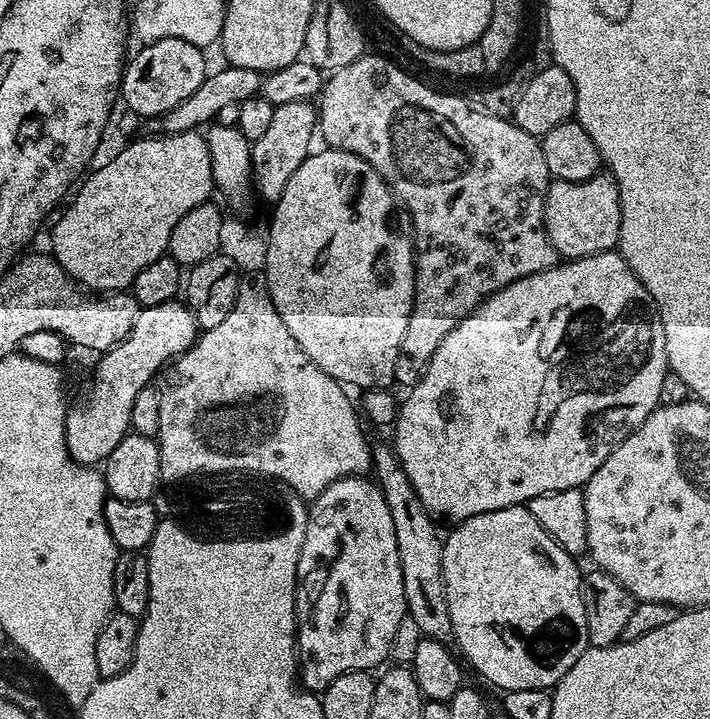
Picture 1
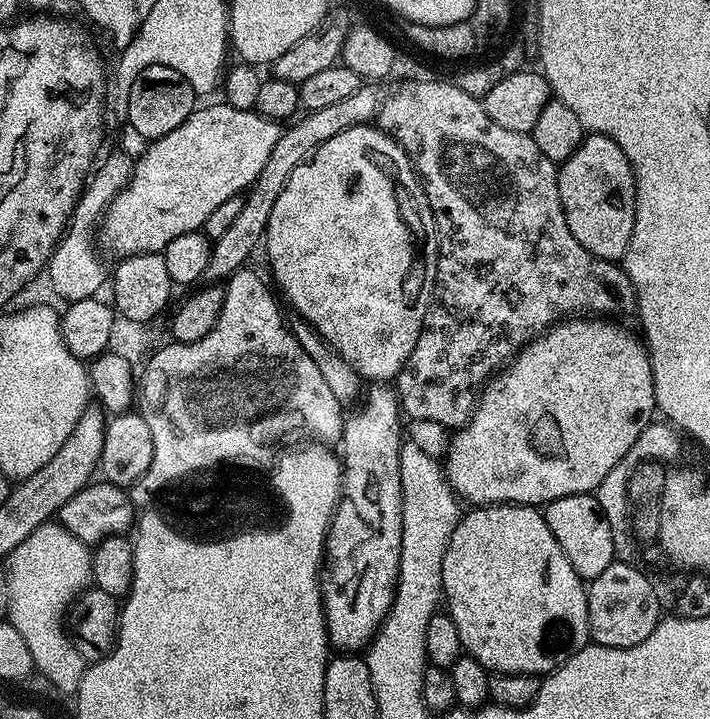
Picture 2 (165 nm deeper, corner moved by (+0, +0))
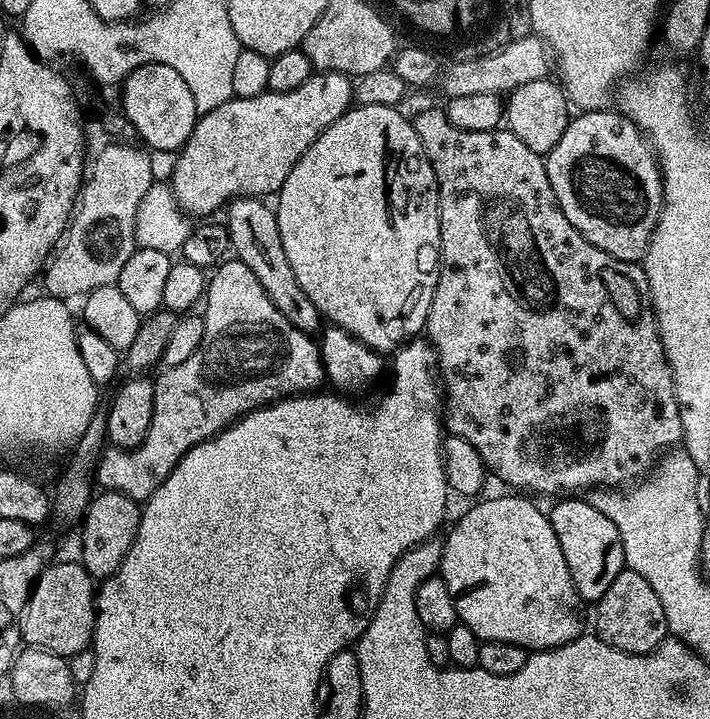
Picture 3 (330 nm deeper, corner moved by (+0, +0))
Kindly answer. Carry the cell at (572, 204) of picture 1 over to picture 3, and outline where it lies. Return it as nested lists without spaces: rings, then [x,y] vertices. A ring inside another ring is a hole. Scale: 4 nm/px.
[[[615,110],[581,111],[576,115],[569,119],[566,134],[562,134],[558,146],[548,152],[544,162],[550,186],[562,206],[562,214],[566,214],[566,218],[570,218],[570,226],[574,226],[574,230],[578,230],[578,234],[598,250],[606,250],[606,254],[619,260],[643,261],[664,206],[664,178],[660,175],[660,162],[647,136],[628,117]]]

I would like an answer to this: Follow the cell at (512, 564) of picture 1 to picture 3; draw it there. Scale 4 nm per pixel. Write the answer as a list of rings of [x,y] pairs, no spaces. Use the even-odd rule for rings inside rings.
[[[508,494],[512,496],[496,496],[493,500],[484,500],[481,499],[479,502],[481,504],[476,504],[472,509],[469,510],[468,513],[465,514],[464,517],[461,518],[460,521],[457,522],[456,525],[452,528],[452,533],[448,536],[448,541],[445,539],[442,544],[442,551],[440,554],[440,567],[438,569],[439,575],[444,577],[444,581],[446,582],[446,586],[450,586],[450,594],[456,597],[456,615],[458,617],[459,623],[465,624],[467,628],[470,630],[474,630],[474,634],[481,640],[493,640],[494,642],[514,642],[514,646],[522,646],[523,648],[529,649],[532,652],[545,652],[548,648],[557,648],[558,646],[562,646],[563,644],[569,644],[574,638],[578,638],[582,634],[582,629],[580,628],[584,624],[584,616],[580,613],[580,607],[582,607],[582,601],[580,599],[580,595],[576,592],[576,587],[574,586],[574,578],[570,578],[570,570],[566,567],[566,558],[562,555],[562,546],[558,546],[558,534],[554,534],[554,526],[550,526],[550,522],[548,521],[548,513],[542,507],[539,508],[536,504],[531,504],[530,501],[527,500],[529,497],[524,494]]]

